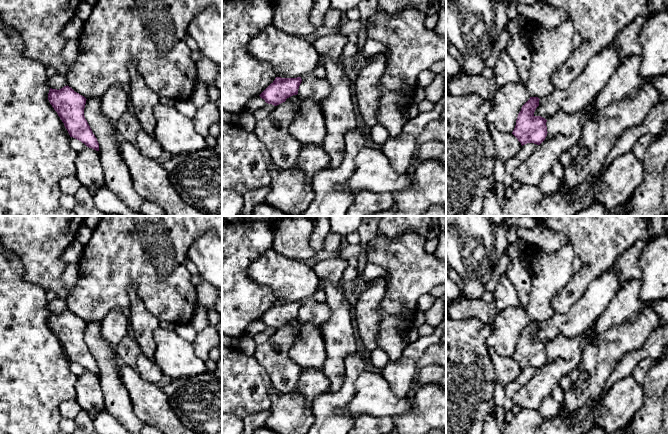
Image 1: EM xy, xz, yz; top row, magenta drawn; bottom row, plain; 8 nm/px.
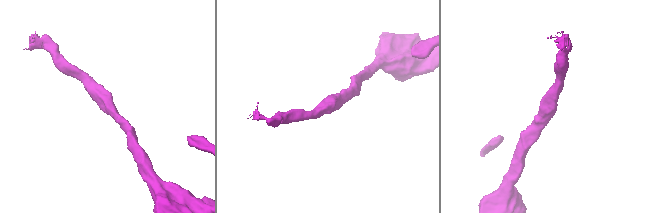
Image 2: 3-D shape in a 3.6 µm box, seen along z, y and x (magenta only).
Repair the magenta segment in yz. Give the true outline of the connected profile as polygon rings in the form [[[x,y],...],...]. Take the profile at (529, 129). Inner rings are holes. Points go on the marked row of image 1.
[[[530,97],[518,114],[512,134],[522,146],[527,143],[540,145],[547,136],[547,120],[534,115],[536,108],[539,106],[539,100],[538,97]]]

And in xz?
[[[276,77],[259,96],[264,99],[266,103],[277,106],[285,102],[287,98],[297,95],[301,82],[301,77]]]

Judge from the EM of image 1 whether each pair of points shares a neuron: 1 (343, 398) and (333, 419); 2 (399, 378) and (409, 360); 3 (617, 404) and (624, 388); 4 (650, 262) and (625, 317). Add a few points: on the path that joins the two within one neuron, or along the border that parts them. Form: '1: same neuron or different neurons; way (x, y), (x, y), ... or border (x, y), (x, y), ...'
1: same neuron; way (337, 402), (331, 408), (331, 413)
2: same neuron; way (400, 374), (405, 369), (406, 364)
3: same neuron; way (621, 400), (624, 397), (624, 392)
4: different neurons; border (640, 279), (639, 297), (649, 303)

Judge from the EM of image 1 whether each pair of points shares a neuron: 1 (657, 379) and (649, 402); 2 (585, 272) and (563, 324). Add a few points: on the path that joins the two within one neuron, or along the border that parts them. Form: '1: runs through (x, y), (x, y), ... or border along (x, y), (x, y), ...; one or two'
1: runs through (654, 385), (653, 396); one
2: border along (585, 293), (567, 312), (555, 314); two

